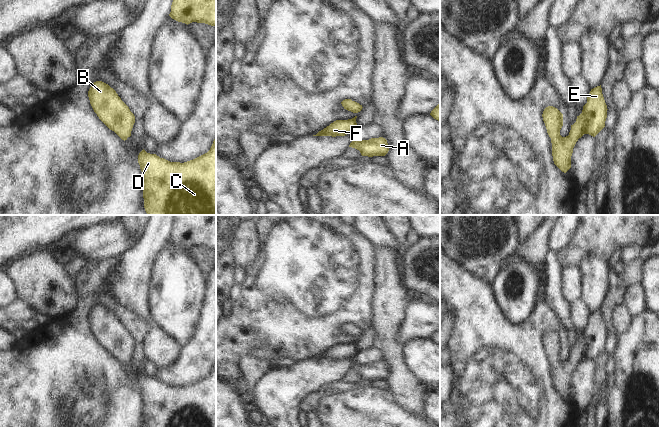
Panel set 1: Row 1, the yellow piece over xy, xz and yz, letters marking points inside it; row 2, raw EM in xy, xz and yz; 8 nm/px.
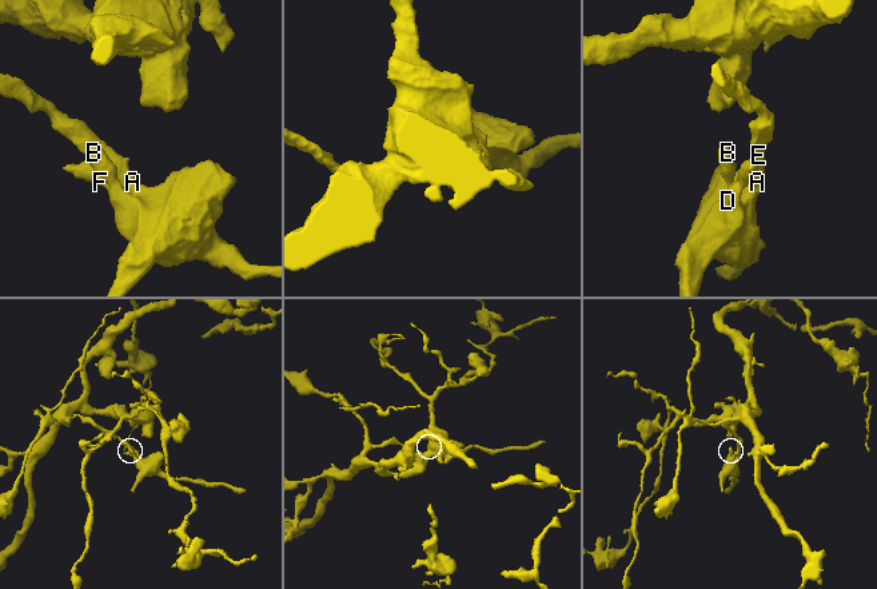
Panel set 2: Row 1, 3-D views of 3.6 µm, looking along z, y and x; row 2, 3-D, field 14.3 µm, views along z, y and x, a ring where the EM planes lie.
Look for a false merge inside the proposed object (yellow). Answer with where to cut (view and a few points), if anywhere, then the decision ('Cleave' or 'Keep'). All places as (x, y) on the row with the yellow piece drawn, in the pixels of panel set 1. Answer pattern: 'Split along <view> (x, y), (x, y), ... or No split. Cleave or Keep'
No split. Keep.

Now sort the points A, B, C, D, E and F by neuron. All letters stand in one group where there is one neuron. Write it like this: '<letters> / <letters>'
A B C D E F

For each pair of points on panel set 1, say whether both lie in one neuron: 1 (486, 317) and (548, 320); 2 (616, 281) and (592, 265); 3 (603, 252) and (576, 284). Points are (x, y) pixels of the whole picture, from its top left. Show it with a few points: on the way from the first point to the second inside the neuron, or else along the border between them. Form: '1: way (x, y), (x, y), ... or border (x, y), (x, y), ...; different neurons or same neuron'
1: way (501, 329), (533, 328); same neuron
2: border (609, 269), (609, 288), (604, 299); different neurons
3: border (579, 267), (563, 268); different neurons

